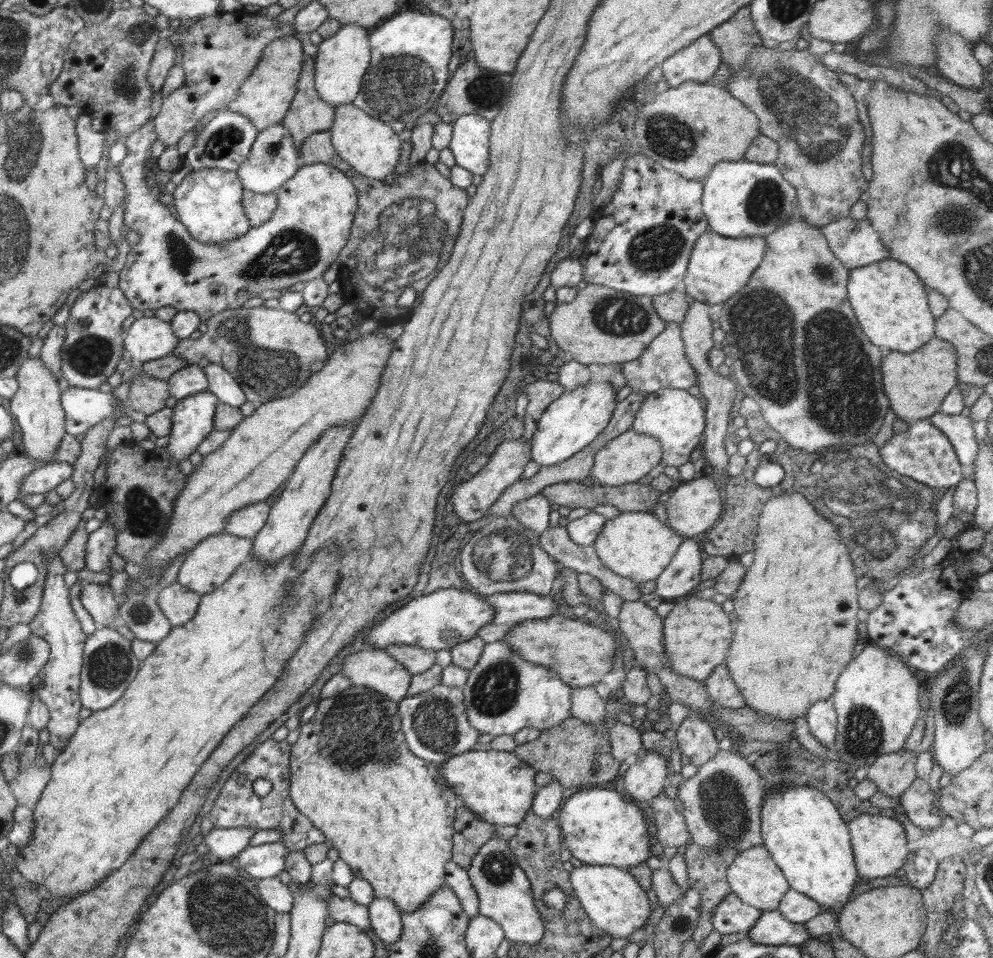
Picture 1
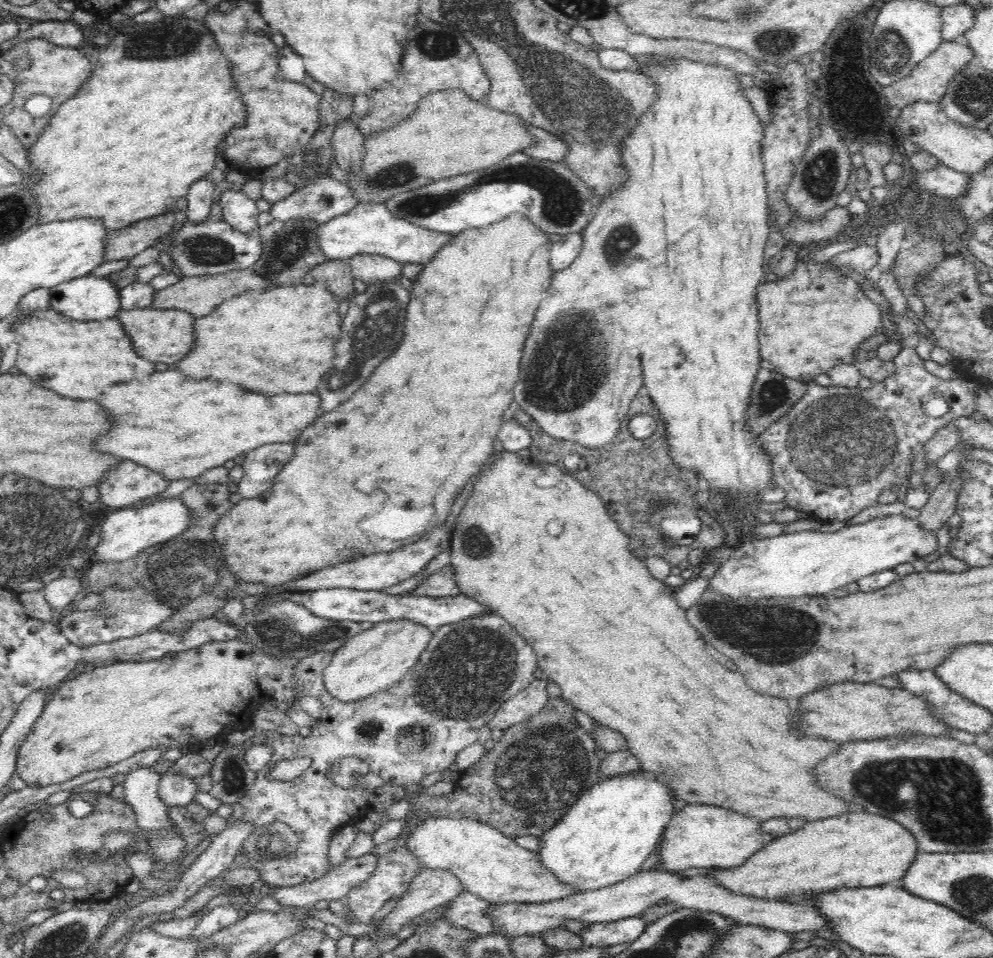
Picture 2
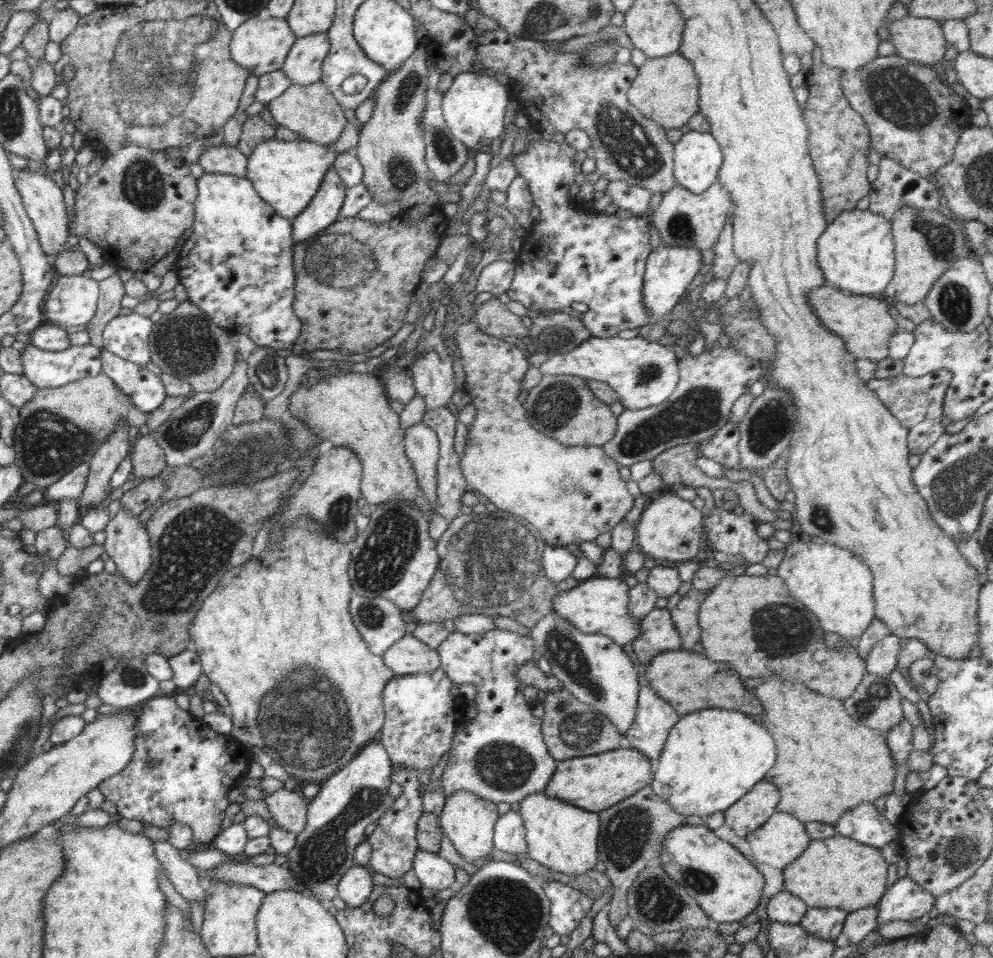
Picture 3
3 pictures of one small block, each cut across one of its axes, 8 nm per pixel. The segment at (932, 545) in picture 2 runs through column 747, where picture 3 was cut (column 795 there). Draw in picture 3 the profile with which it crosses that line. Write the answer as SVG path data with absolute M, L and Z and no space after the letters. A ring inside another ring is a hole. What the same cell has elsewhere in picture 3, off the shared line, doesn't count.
M802 537L785 548L785 556L777 568L777 575L786 583L790 594L804 604L818 620L822 631L838 634L844 642L861 638L866 628L870 627L875 616L873 597L873 574L859 558L850 550L832 544L818 544L810 541L809 537Z

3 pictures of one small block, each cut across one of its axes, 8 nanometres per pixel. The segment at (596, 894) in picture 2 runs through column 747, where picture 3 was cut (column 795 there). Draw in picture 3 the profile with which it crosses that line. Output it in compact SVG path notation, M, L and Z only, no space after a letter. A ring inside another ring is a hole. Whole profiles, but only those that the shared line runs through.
M785 890L771 896L766 906L771 921L793 925L800 924L807 908L808 906L804 904L803 900Z

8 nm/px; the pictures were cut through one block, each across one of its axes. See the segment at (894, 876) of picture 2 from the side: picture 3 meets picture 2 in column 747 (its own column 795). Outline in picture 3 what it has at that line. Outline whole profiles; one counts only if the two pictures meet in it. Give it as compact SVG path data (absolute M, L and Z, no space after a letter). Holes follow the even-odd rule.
M835 834L826 839L810 840L802 856L798 856L792 864L788 864L782 870L783 888L794 896L798 896L810 908L839 908L850 913L858 908L868 908L868 906L878 904L887 889L888 865L879 849L859 843L850 837Z

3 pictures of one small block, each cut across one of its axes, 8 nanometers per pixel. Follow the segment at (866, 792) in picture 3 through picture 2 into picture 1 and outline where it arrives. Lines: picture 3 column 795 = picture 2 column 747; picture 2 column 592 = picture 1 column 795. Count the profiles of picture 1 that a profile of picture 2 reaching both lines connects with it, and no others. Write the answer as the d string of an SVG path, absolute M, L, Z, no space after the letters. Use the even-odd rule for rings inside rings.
M786 492L782 496L775 496L766 502L763 511L759 516L757 535L755 538L753 562L747 568L746 576L740 583L738 592L732 596L734 606L736 606L736 630L734 630L734 640L726 658L726 665L729 676L732 678L740 693L744 696L745 706L753 708L756 712L763 712L772 718L789 721L792 718L806 717L809 708L819 700L831 699L834 694L834 684L836 678L840 676L842 668L848 664L857 645L859 611L859 588L857 587L857 576L852 559L847 546L842 544L838 529L815 508L809 500L799 492Z

